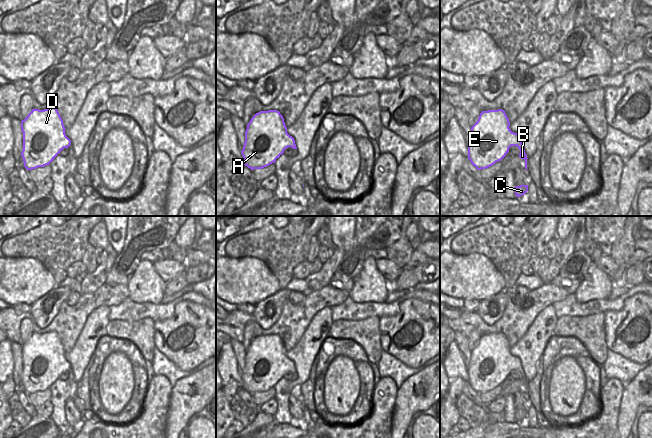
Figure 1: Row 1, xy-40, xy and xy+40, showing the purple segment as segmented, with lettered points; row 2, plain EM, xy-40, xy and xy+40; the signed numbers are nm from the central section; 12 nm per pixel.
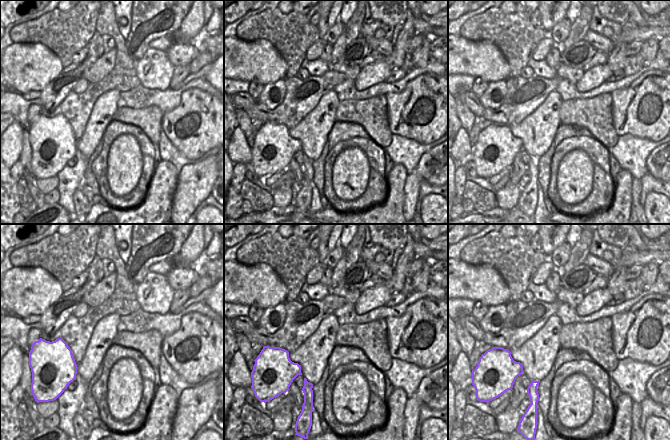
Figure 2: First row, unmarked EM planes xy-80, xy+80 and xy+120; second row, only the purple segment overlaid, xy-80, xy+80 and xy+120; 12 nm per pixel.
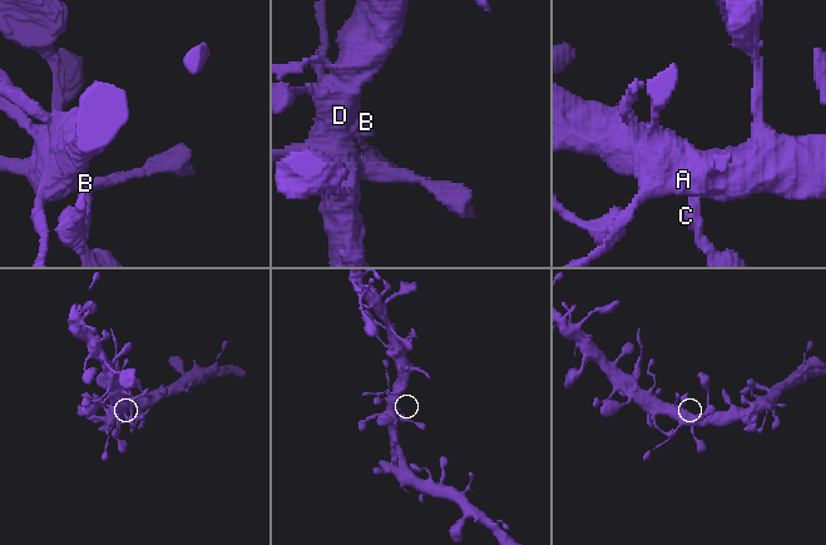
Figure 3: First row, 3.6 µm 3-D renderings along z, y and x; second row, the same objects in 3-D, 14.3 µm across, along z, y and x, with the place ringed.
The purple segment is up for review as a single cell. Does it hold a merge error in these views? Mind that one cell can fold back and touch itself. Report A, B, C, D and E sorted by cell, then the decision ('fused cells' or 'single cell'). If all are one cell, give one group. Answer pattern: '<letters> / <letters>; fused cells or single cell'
A B C D E; single cell

